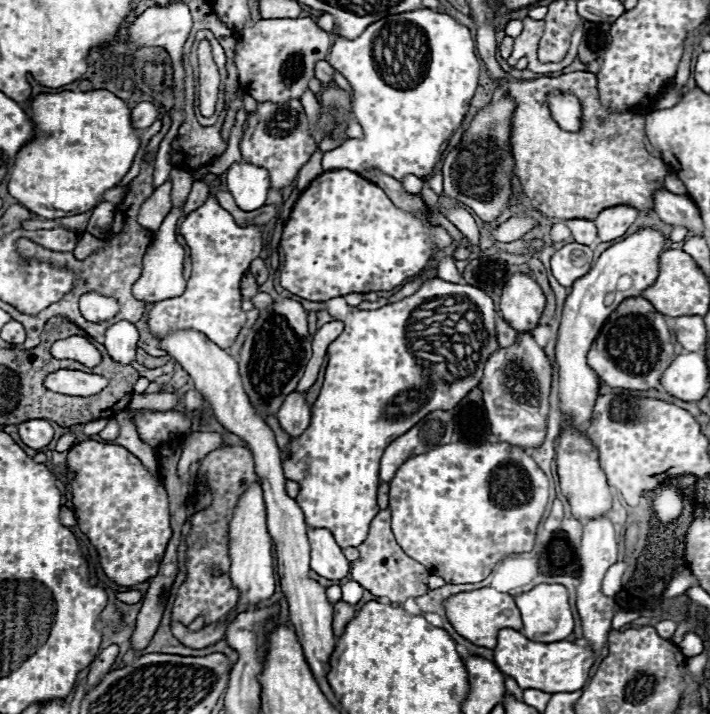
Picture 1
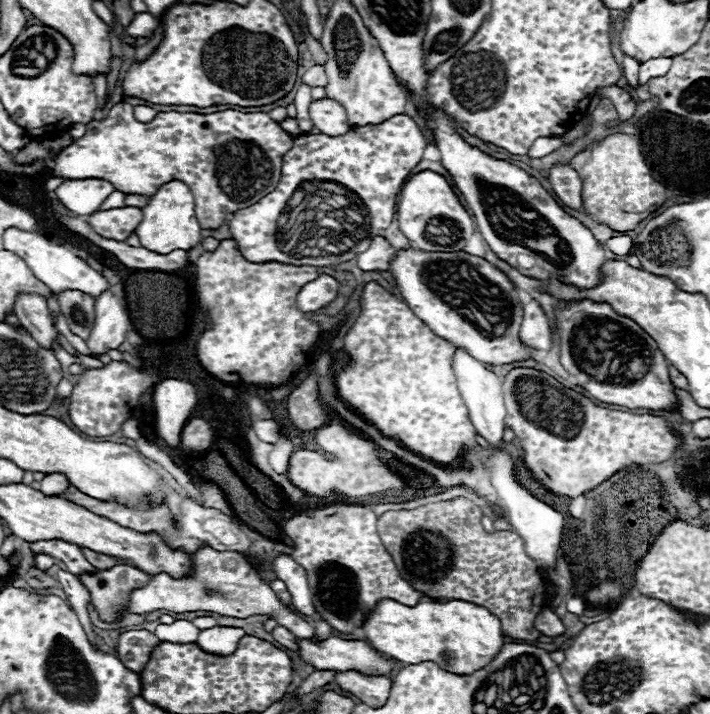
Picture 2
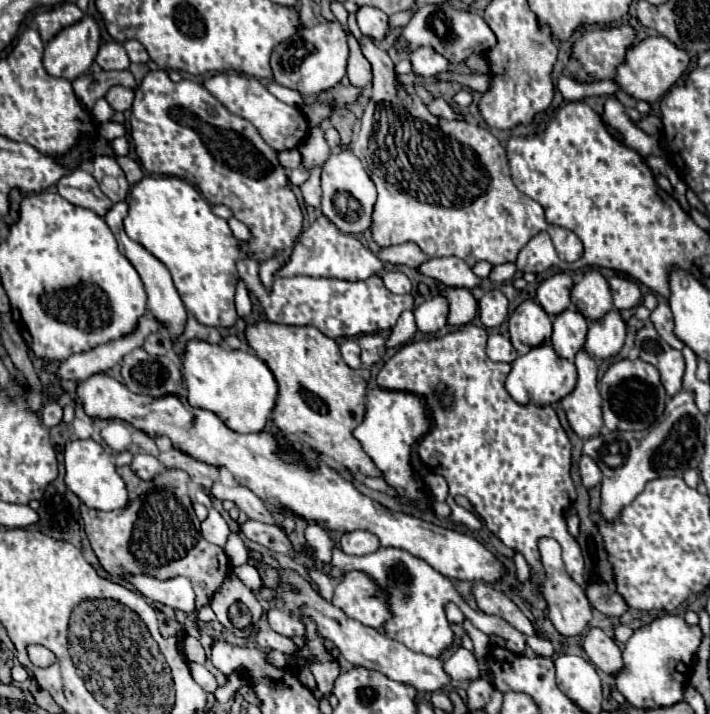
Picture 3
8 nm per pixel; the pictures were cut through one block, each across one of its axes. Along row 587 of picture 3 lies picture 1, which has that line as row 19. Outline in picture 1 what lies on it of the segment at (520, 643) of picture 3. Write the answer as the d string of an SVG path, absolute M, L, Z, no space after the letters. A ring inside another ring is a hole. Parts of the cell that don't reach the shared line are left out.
M418 8L376 20L354 40L340 36L336 28L332 30L332 36L334 44L326 60L350 82L354 90L352 112L364 130L364 138L346 140L346 144L340 148L326 152L322 158L322 168L326 172L338 168L352 172L378 168L396 180L404 180L408 174L418 178L432 174L434 166L440 162L440 146L462 126L478 86L480 62L474 54L474 40L470 30L448 14L430 8Z

